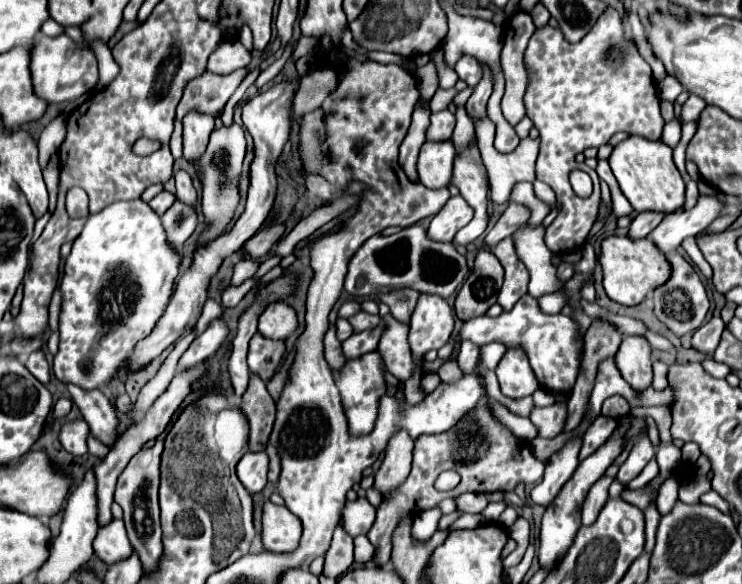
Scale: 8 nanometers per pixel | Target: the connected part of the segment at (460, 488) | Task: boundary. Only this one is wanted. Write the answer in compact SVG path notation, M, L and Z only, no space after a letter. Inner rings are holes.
M480 406L476 414L470 414L470 418L464 418L464 422L460 422L456 430L438 436L418 438L414 446L412 472L408 480L400 486L396 494L390 494L388 498L382 500L382 506L376 512L376 522L366 534L376 550L372 558L372 566L380 568L390 560L390 550L392 550L390 536L400 516L404 514L416 516L422 510L434 508L444 498L456 498L464 492L494 492L500 488L514 492L520 482L532 486L538 480L542 480L542 474L544 474L544 464L534 460L530 442L516 438L510 430L498 426L498 422L492 418L492 414L488 414L488 410L484 410L484 406ZM444 470L456 470L462 476L462 482L450 492L440 492L434 488L438 474Z

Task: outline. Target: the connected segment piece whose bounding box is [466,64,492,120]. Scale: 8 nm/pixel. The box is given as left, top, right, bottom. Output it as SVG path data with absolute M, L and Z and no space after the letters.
M482 64L482 68L484 68L484 76L482 76L482 80L478 82L478 86L474 88L472 96L466 102L466 112L468 112L468 116L472 120L488 118L486 104L488 104L488 98L492 94L492 74L490 74L490 70L484 64Z

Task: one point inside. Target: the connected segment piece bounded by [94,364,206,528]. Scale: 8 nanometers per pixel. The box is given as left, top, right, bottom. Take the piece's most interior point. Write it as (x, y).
(128, 443)

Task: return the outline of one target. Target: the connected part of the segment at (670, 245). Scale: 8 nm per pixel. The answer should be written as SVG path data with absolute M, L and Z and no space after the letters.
M700 194L694 208L674 212L672 218L664 218L662 224L656 230L652 230L650 238L664 254L672 254L678 250L684 238L696 236L702 230L706 230L706 226L710 226L722 214L724 208L724 202L720 202L716 196Z

